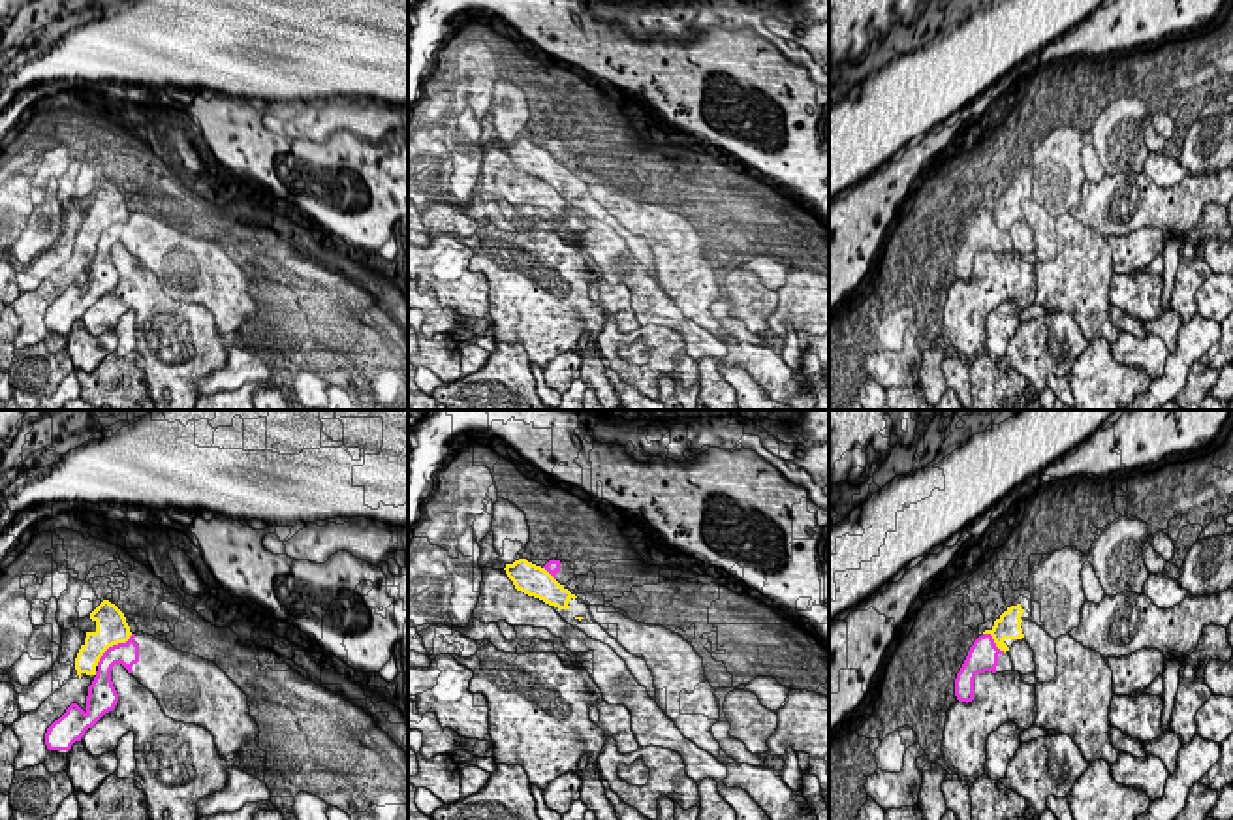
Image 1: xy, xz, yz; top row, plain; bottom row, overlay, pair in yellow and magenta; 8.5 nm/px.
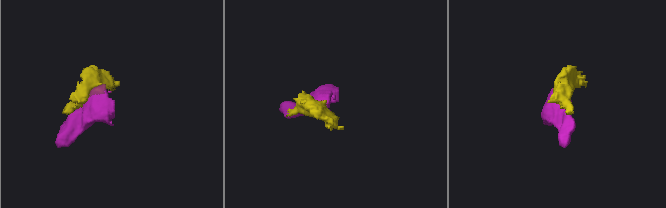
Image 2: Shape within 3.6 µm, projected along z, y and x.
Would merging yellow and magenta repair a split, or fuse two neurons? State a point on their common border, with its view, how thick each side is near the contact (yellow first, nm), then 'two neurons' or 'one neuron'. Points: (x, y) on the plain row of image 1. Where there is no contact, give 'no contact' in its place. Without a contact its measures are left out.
contact xy (111, 224); calibres 280 and 190 nm; two neurons

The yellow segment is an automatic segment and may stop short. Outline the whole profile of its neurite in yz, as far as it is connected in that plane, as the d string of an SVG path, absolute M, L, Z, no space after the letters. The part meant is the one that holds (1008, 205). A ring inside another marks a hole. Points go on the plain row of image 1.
M1019 175L1011 186L1007 186L996 199L991 209L985 209L983 213L991 213L996 226L1000 229L1009 229L1009 226L1004 222L1006 218L1022 218L1022 207L1021 201L1024 197L1030 197L1030 179L1024 175Z

